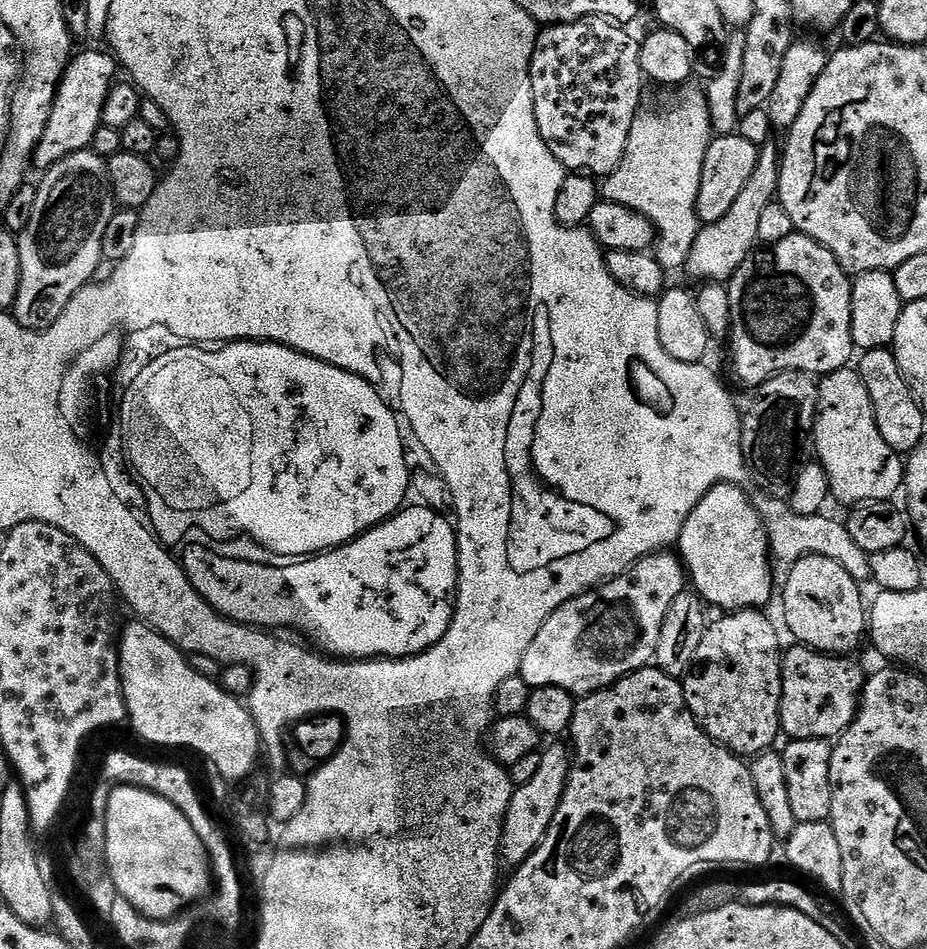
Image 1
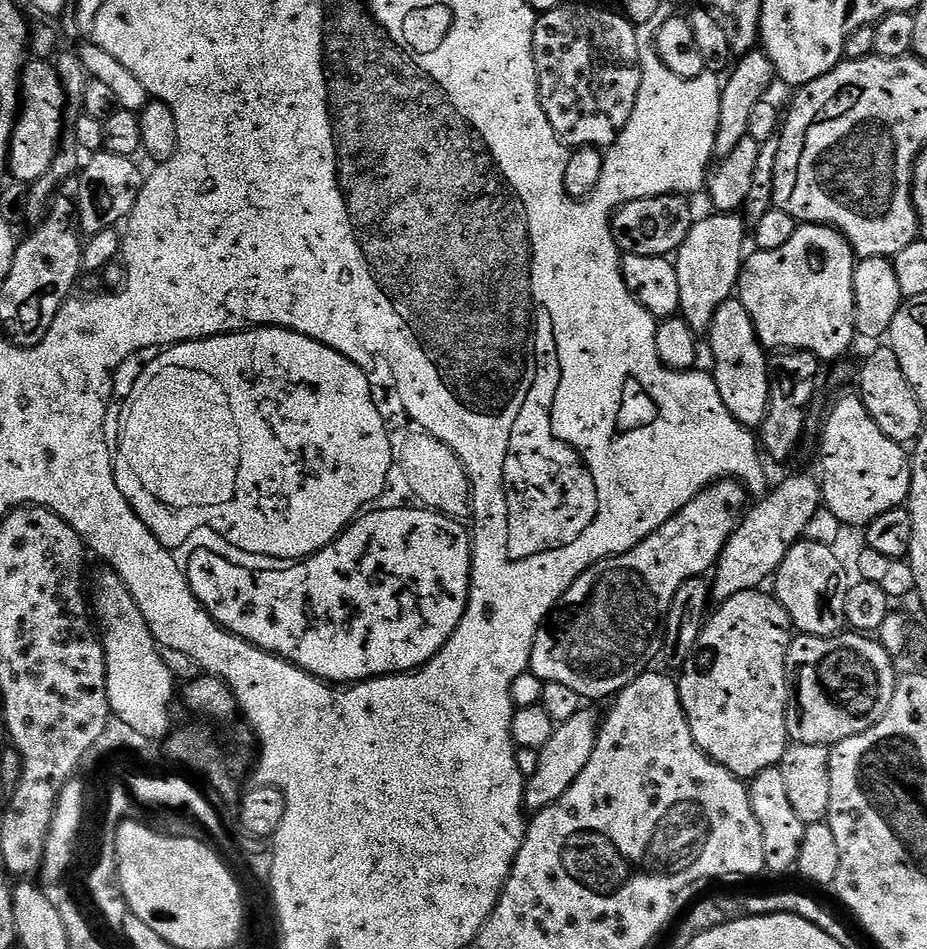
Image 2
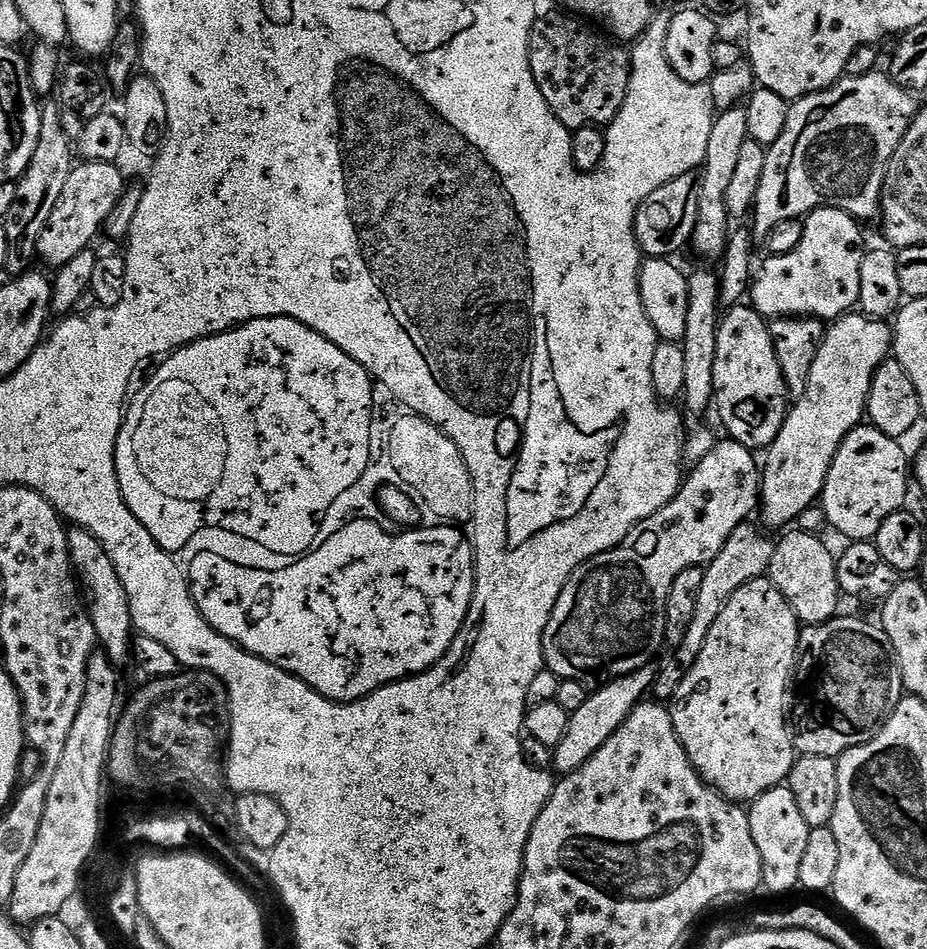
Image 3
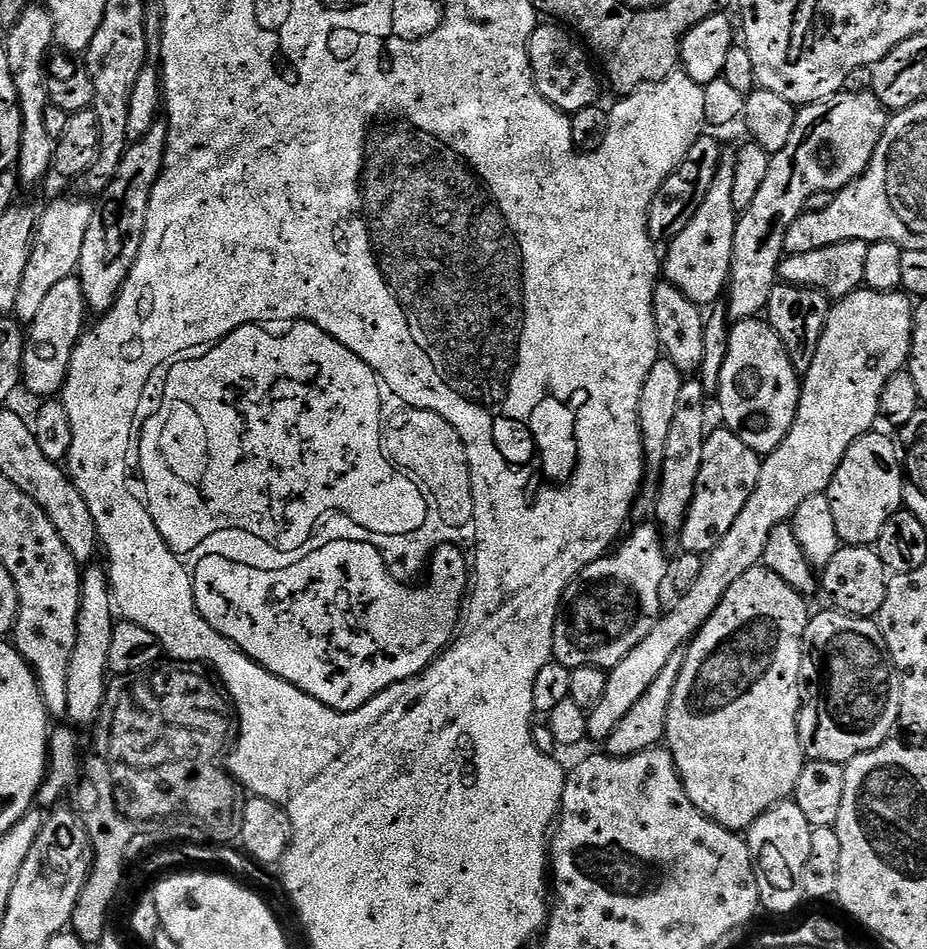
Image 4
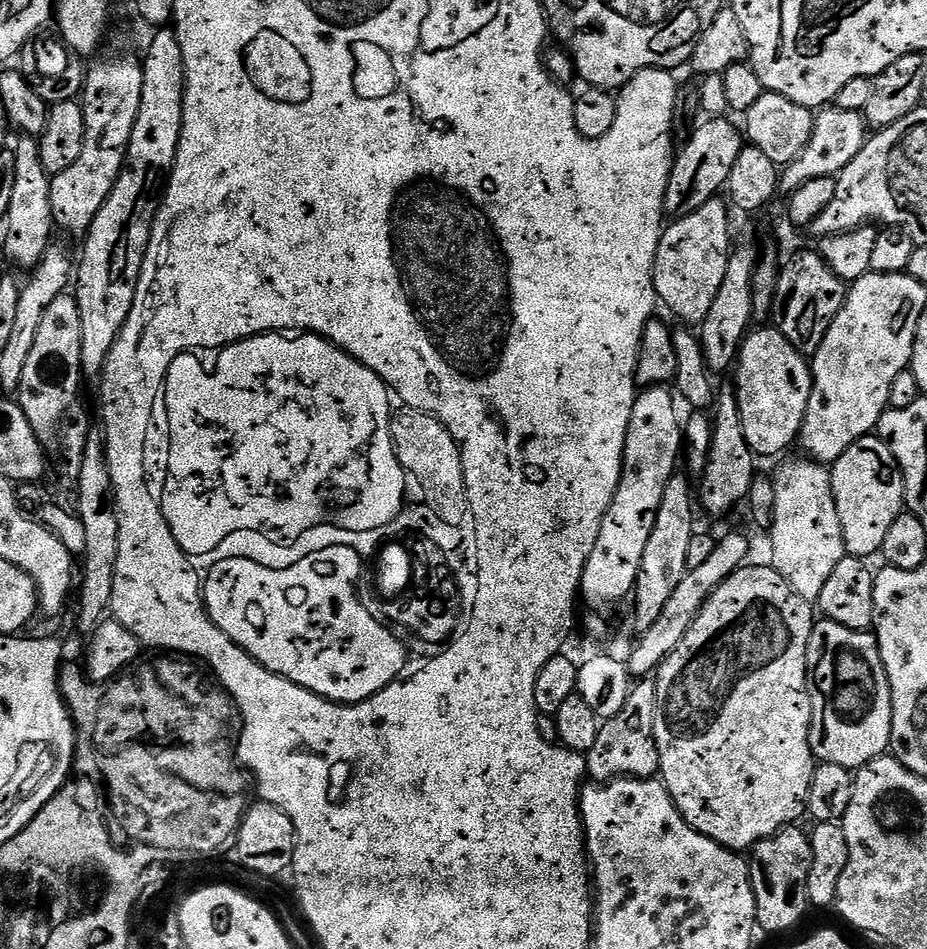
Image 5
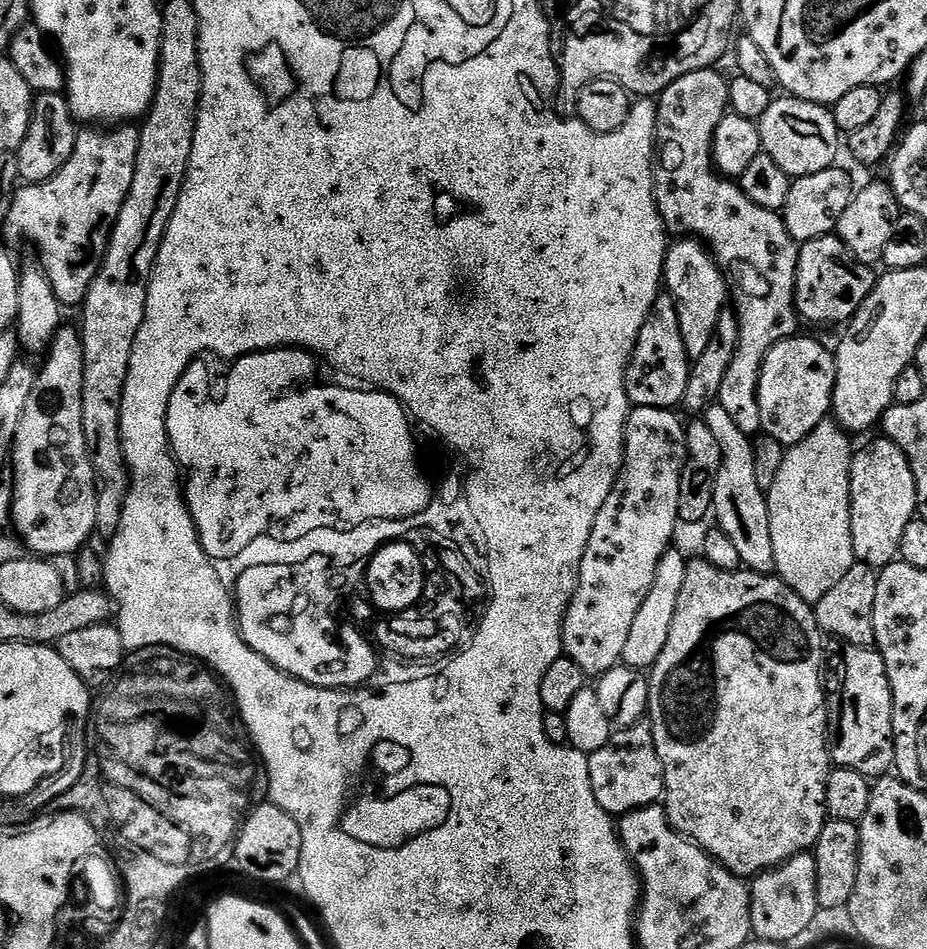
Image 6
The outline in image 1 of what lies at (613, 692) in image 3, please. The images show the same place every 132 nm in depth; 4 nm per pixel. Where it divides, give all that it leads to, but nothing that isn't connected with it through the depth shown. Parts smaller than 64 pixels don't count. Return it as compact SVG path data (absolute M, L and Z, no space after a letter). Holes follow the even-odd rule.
M552 744L546 748L540 752L538 774L534 774L530 782L519 785L510 798L500 835L500 858L505 865L519 866L532 856L532 851L540 845L542 838L546 838L546 830L550 830L550 822L554 822L554 814L568 785L569 749L560 744Z

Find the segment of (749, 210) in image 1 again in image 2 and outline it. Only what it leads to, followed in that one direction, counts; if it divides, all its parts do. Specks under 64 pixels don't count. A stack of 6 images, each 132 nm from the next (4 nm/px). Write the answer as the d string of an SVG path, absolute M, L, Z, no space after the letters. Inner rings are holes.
M711 214L705 220L697 219L692 229L686 234L686 242L674 254L674 263L678 270L678 294L680 295L679 315L697 334L707 333L714 322L714 314L718 314L718 306L733 299L740 282L740 269L746 259L744 252L744 228L746 221L740 214Z

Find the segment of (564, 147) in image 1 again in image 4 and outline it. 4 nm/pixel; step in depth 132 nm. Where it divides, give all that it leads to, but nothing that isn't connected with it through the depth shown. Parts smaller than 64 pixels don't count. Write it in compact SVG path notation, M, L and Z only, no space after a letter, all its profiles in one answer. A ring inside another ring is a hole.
M556 22L544 23L534 30L528 43L530 66L536 89L540 91L542 98L546 98L546 102L550 102L565 114L575 114L578 110L593 107L599 101L596 99L600 96L601 77L598 75L597 65L596 68L592 65L593 57L589 49L571 31L568 33L566 29L552 24Z

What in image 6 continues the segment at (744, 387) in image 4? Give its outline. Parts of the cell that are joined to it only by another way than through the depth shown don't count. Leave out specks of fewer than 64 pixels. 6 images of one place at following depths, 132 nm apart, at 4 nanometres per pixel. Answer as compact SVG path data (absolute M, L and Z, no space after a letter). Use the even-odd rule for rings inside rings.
M797 334L779 340L764 355L756 397L763 435L781 446L801 444L829 415L836 381L836 358L816 340Z

